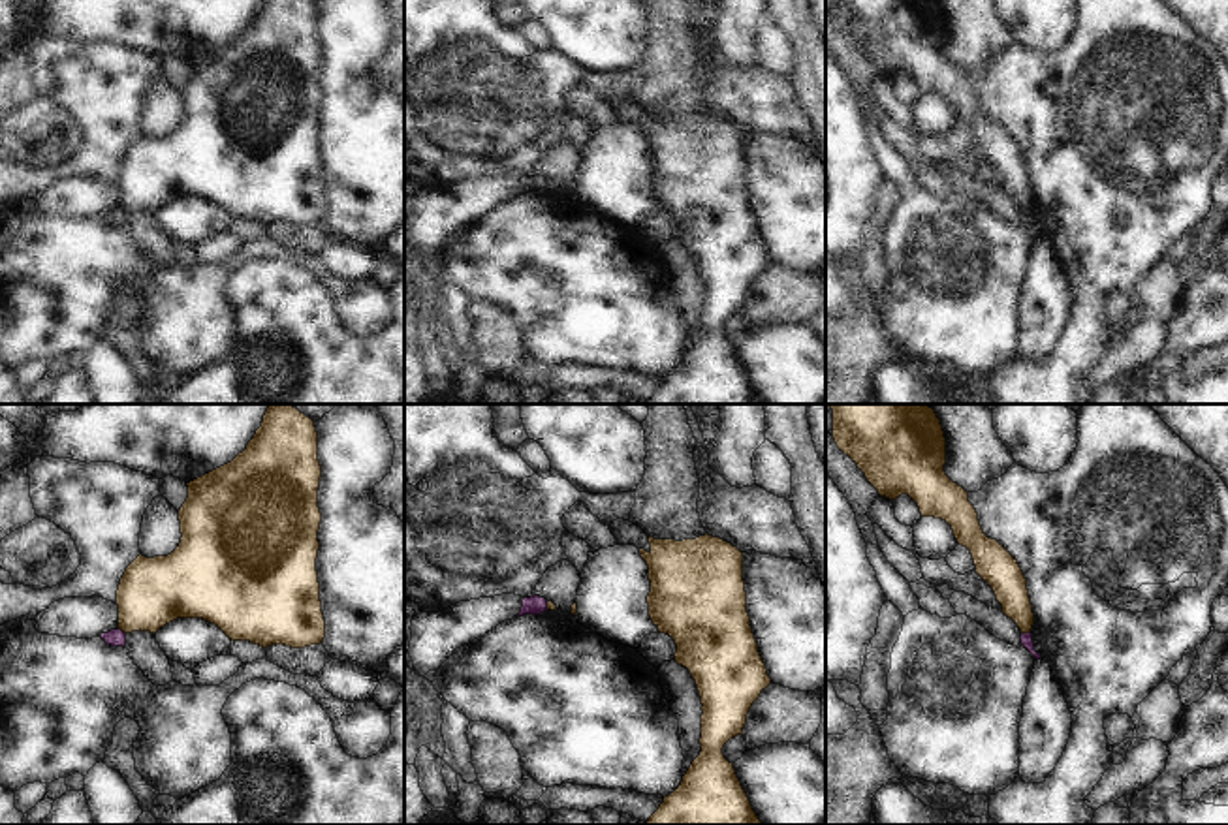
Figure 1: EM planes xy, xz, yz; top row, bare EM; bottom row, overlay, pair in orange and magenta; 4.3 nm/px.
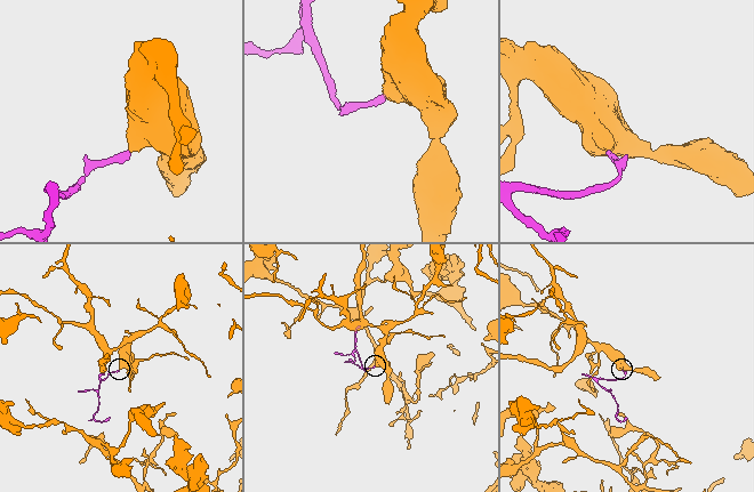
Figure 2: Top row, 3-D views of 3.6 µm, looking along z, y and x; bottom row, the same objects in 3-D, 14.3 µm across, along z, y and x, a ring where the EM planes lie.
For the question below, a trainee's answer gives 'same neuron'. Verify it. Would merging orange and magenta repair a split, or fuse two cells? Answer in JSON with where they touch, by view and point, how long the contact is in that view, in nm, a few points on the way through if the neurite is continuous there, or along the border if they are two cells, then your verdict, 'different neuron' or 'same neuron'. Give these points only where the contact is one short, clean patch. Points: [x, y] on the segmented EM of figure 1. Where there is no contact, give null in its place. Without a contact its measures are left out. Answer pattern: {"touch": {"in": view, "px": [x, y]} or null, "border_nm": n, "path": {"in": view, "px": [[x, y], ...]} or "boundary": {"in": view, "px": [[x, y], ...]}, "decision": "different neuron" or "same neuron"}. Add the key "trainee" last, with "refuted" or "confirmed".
{"touch": {"in": "yz", "px": [1025, 632]}, "border_nm": 40, "boundary": {"in": "yz", "px": [[1029, 630], [1022, 634]]}, "decision": "different neuron", "trainee": "refuted"}

